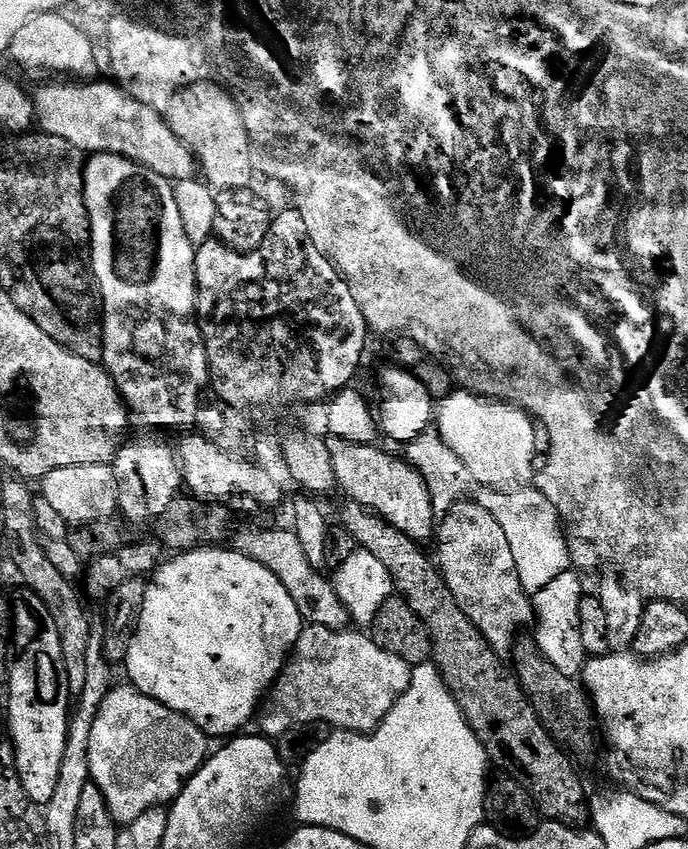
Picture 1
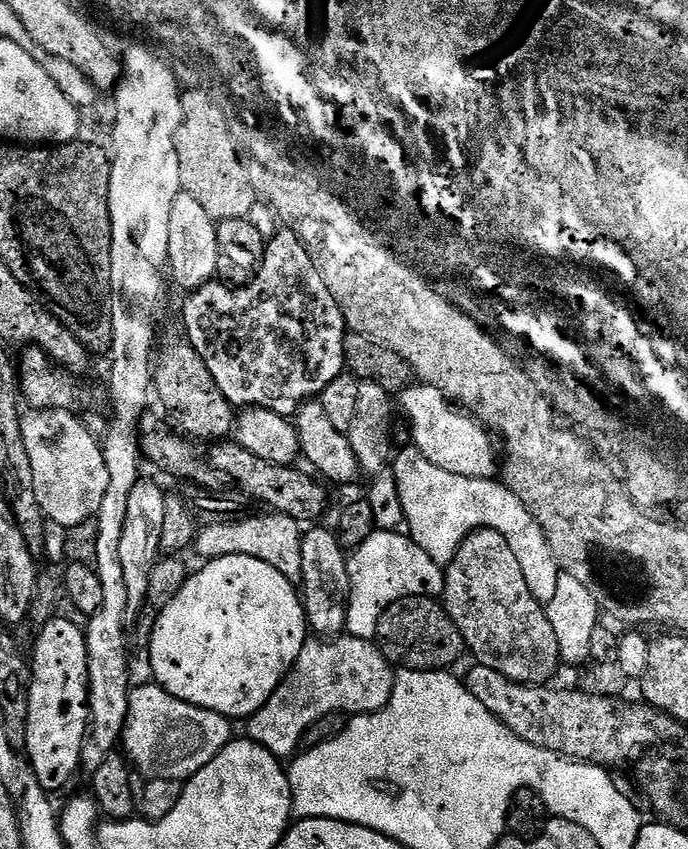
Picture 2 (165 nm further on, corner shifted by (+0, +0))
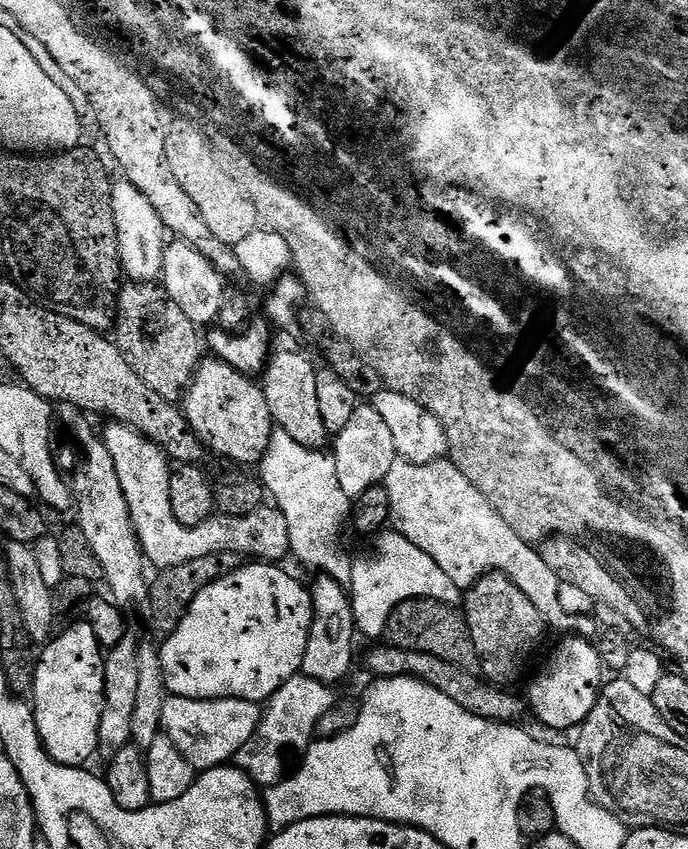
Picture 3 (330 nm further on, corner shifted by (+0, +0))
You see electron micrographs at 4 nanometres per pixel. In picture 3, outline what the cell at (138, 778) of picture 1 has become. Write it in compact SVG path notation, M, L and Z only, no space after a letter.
M169 695L162 706L163 735L197 770L227 765L258 730L262 708L254 700L195 700Z

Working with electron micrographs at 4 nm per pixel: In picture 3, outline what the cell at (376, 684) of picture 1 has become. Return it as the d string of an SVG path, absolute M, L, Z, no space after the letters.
M297 674L290 677L266 701L258 730L254 730L250 742L238 750L234 758L235 767L242 769L261 789L267 790L279 784L286 775L284 755L287 752L307 752L308 745L313 743L316 736L318 718L322 718L322 714L326 714L326 710L337 702L337 693L332 692L335 692L333 685L323 684L309 676Z

